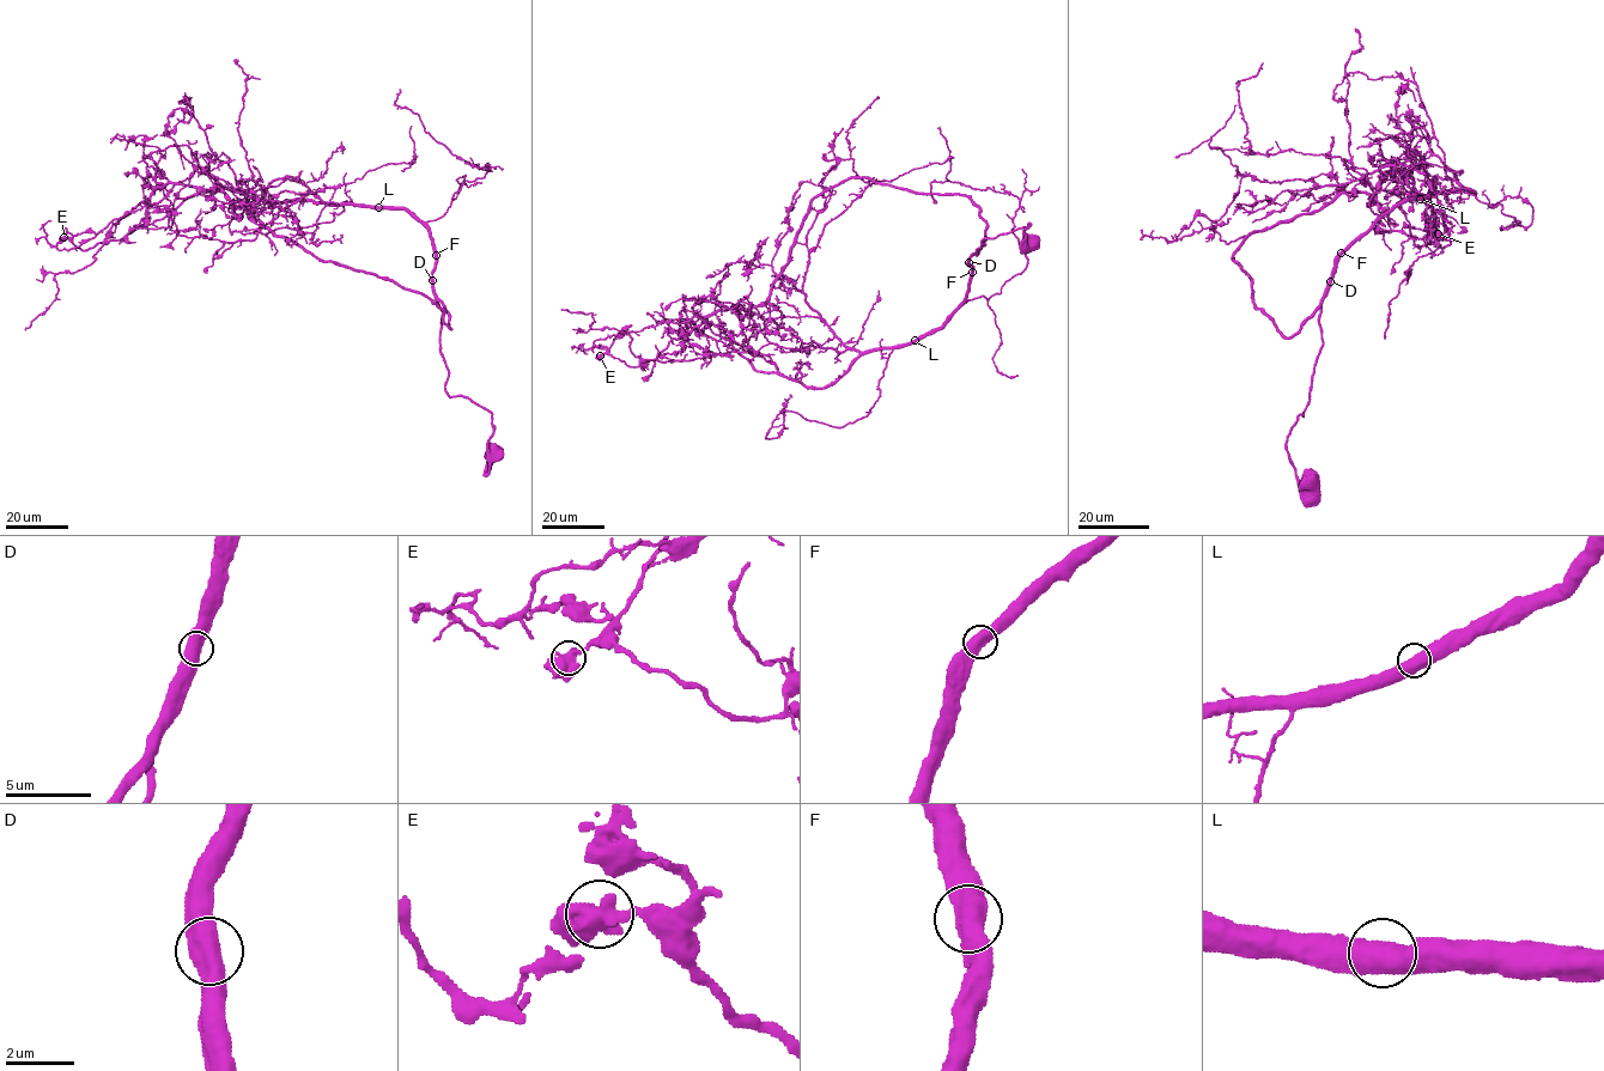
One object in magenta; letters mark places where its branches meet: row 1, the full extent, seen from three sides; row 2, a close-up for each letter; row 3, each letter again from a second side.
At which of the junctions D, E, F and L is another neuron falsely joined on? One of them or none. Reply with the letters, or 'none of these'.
none of these

